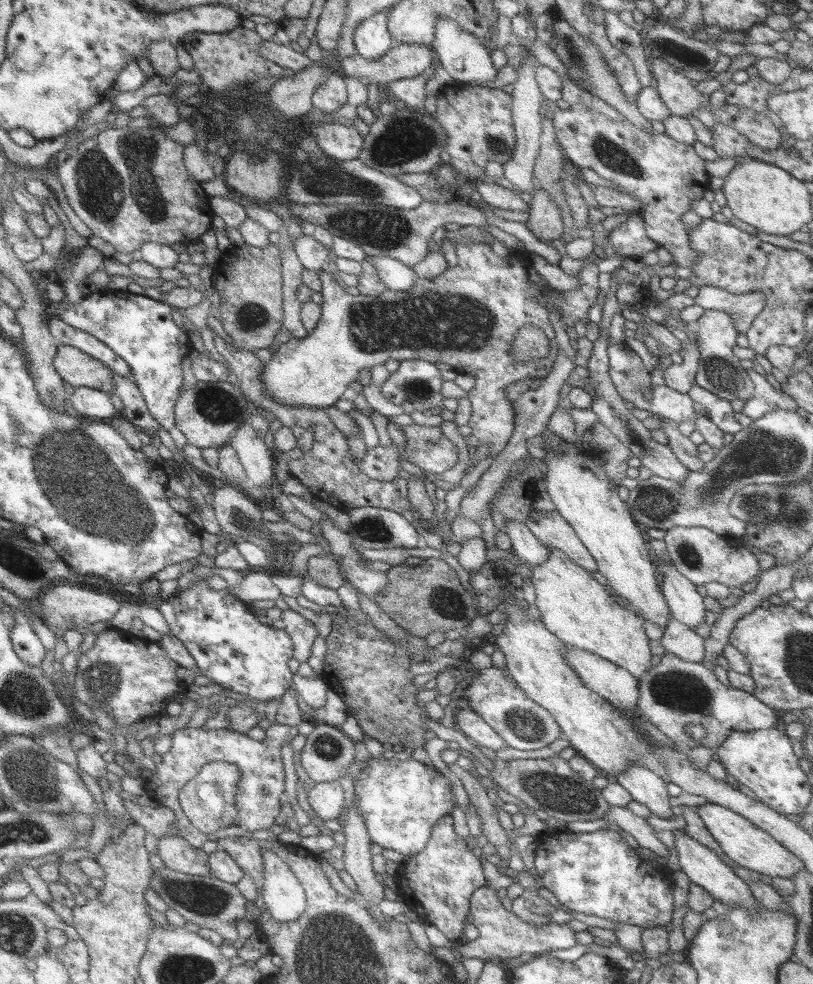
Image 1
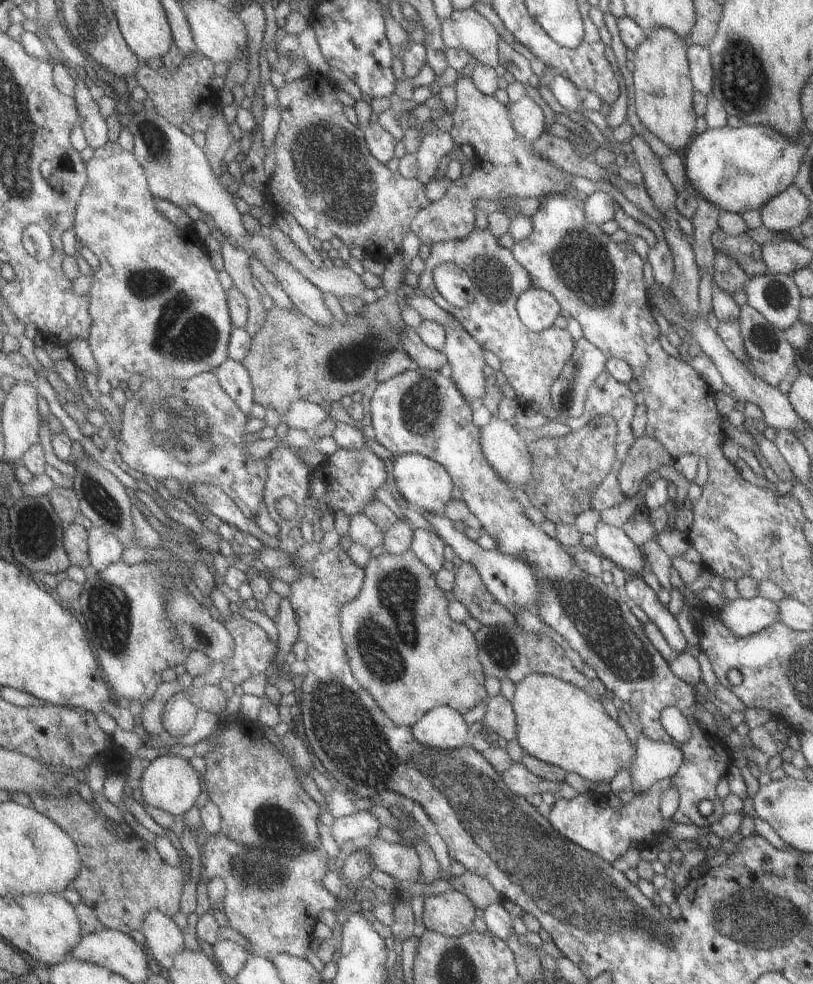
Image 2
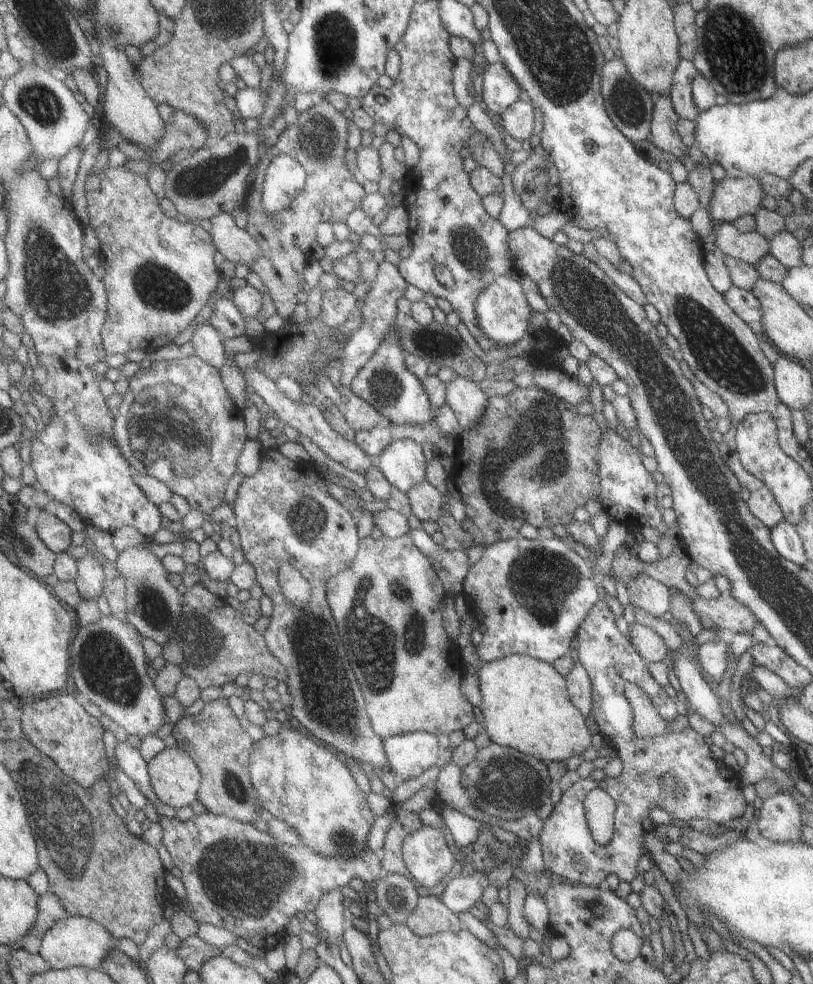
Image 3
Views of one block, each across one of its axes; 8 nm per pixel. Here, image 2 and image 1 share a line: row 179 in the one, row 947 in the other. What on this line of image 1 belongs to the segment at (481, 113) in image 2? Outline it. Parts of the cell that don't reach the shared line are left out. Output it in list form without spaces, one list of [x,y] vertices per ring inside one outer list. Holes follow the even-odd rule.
[[[489,886],[479,887],[471,894],[470,914],[472,924],[477,928],[479,934],[470,942],[460,944],[453,953],[461,955],[463,959],[485,960],[503,960],[514,959],[519,955],[541,955],[550,950],[565,950],[576,944],[574,930],[565,924],[545,924],[541,927],[535,927],[525,923],[511,911],[504,910],[496,896],[496,890]]]

